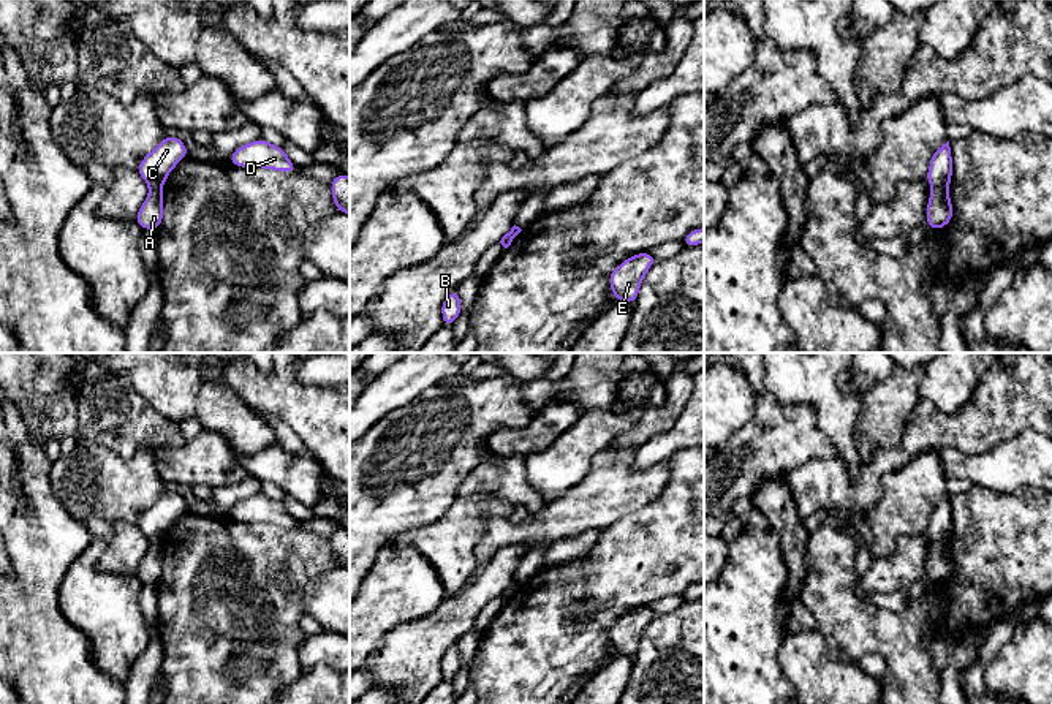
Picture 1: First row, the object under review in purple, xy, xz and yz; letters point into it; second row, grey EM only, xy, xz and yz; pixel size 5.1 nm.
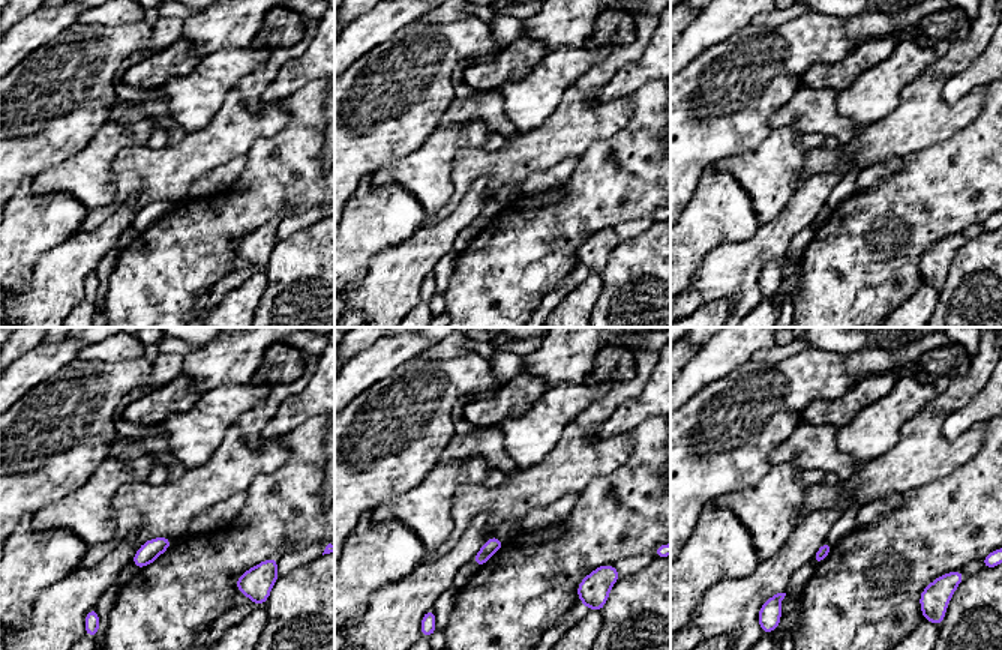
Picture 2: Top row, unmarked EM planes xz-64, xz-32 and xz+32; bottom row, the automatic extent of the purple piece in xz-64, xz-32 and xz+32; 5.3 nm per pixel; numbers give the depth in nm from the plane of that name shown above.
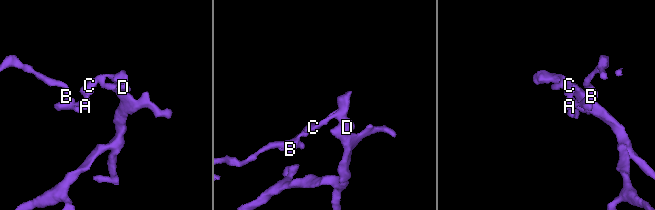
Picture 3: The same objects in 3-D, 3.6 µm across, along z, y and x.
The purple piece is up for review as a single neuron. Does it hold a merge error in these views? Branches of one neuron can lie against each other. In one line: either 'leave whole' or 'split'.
split

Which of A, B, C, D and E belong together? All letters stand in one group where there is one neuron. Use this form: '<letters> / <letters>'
A B / C D E

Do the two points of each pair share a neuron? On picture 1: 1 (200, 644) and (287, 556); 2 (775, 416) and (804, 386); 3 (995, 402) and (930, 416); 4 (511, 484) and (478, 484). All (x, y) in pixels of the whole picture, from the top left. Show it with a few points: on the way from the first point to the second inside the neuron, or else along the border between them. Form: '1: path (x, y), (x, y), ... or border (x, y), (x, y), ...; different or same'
1: path (222, 622), (264, 578); same
2: border (766, 391), (780, 404), (807, 404), (817, 426); different
3: path (980, 418), (976, 421), (946, 421); same
4: path (503, 484), (486, 484); same

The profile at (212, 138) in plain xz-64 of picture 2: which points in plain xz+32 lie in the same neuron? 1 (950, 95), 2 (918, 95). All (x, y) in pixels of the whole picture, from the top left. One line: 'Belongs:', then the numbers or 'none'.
Belongs: 2

